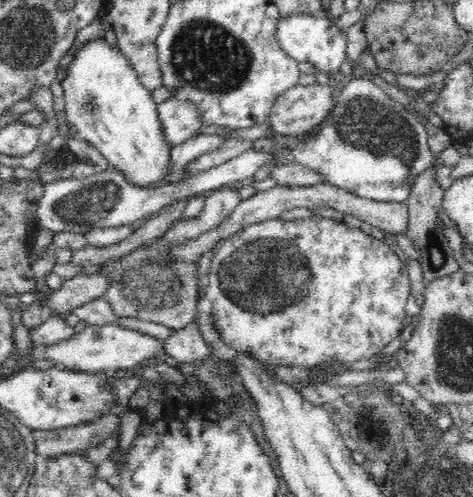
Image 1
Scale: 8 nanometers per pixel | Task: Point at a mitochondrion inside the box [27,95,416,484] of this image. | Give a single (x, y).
(262, 276)

